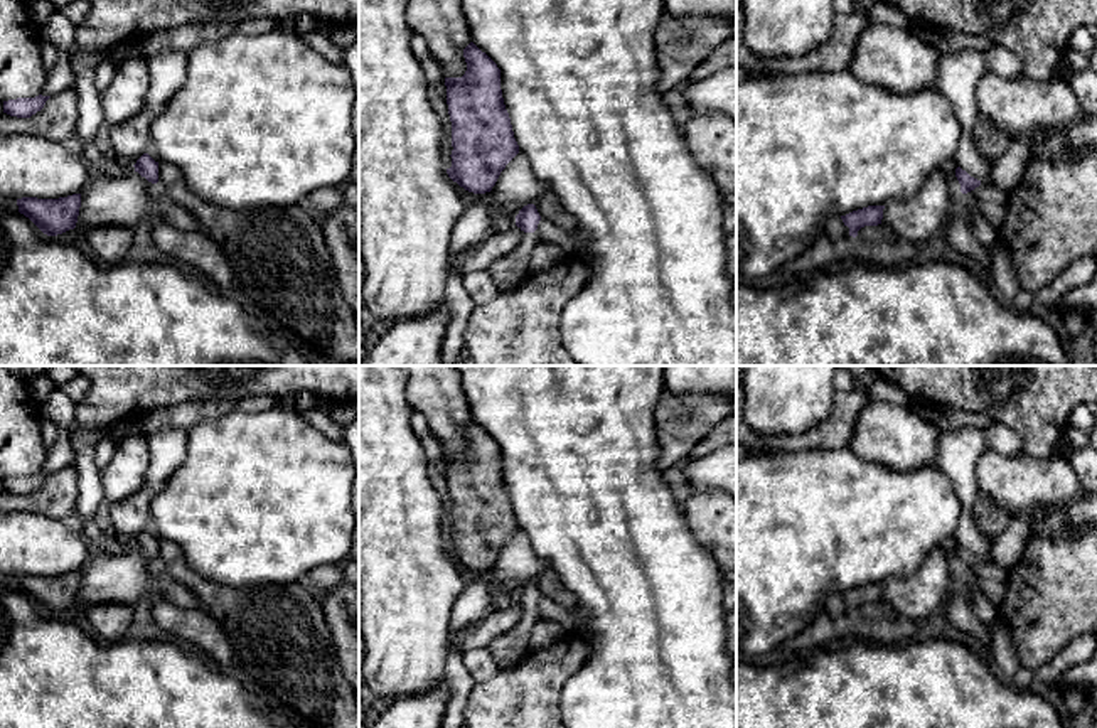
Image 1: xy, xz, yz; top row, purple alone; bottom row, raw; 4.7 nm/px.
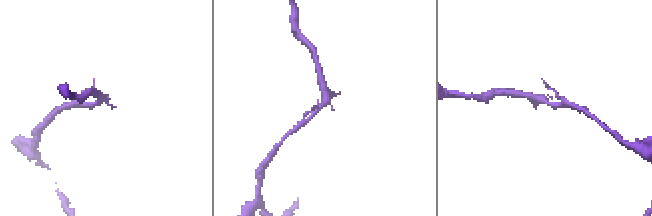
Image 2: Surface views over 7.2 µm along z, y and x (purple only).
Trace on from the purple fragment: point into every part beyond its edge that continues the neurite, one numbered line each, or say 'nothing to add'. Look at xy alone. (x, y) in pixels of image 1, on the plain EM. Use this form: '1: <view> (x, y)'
nothing to add

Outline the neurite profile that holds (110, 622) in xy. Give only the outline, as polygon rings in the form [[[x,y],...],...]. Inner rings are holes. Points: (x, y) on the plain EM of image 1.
[[[123,603],[91,605],[86,610],[93,635],[101,640],[116,642],[125,639],[133,618],[133,607]]]

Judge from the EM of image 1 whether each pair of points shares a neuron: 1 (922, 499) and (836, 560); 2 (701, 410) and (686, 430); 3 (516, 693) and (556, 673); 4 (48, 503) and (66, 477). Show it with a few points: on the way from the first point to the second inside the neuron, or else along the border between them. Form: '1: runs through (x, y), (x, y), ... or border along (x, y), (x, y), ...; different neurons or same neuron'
1: runs through (900, 516), (885, 523), (873, 523), (858, 538); same neuron
2: runs through (696, 415), (686, 425); same neuron
3: runs through (526, 693), (546, 673); same neuron
4: runs through (54, 496), (63, 484); same neuron

